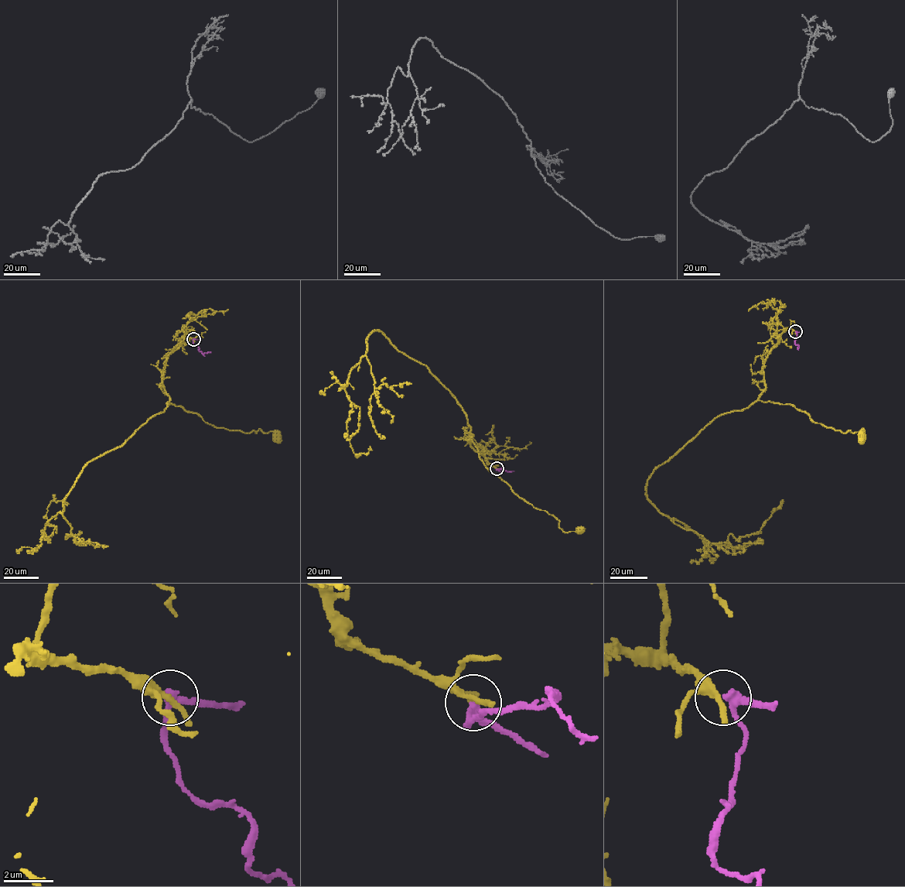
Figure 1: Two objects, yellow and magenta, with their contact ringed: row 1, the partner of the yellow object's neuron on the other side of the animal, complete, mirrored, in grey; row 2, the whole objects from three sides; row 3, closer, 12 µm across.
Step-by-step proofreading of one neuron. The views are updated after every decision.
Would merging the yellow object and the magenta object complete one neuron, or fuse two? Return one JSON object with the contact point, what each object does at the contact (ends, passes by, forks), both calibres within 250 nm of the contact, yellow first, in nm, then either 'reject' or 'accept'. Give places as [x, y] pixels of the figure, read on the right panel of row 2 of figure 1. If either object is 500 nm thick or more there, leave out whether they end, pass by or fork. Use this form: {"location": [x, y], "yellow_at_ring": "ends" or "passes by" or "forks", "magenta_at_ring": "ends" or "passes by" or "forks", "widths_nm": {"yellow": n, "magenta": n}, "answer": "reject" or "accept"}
{"location": [795, 331], "yellow_at_ring": "passes by", "magenta_at_ring": "passes by", "widths_nm": {"yellow": 240, "magenta": 260}, "answer": "reject"}

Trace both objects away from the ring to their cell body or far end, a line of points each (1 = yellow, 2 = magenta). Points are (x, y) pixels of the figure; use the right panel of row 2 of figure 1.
1: (795, 331), (787, 328), (768, 355), (759, 400), (792, 404), (814, 422), (842, 433), (863, 429), (862, 438)
2: (795, 331), (794, 341), (797, 346)

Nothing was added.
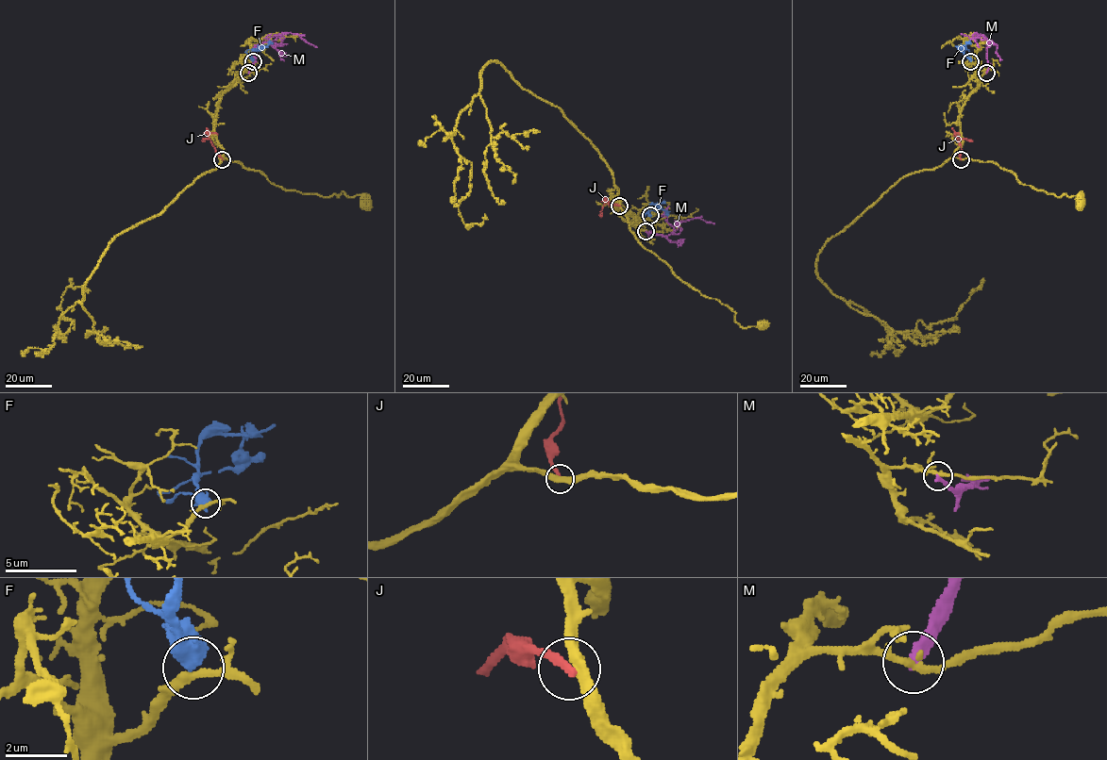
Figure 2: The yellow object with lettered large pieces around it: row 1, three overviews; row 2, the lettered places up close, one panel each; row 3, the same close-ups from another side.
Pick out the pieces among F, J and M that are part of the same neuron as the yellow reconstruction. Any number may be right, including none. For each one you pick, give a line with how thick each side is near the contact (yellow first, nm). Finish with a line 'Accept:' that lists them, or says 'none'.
Accept: none

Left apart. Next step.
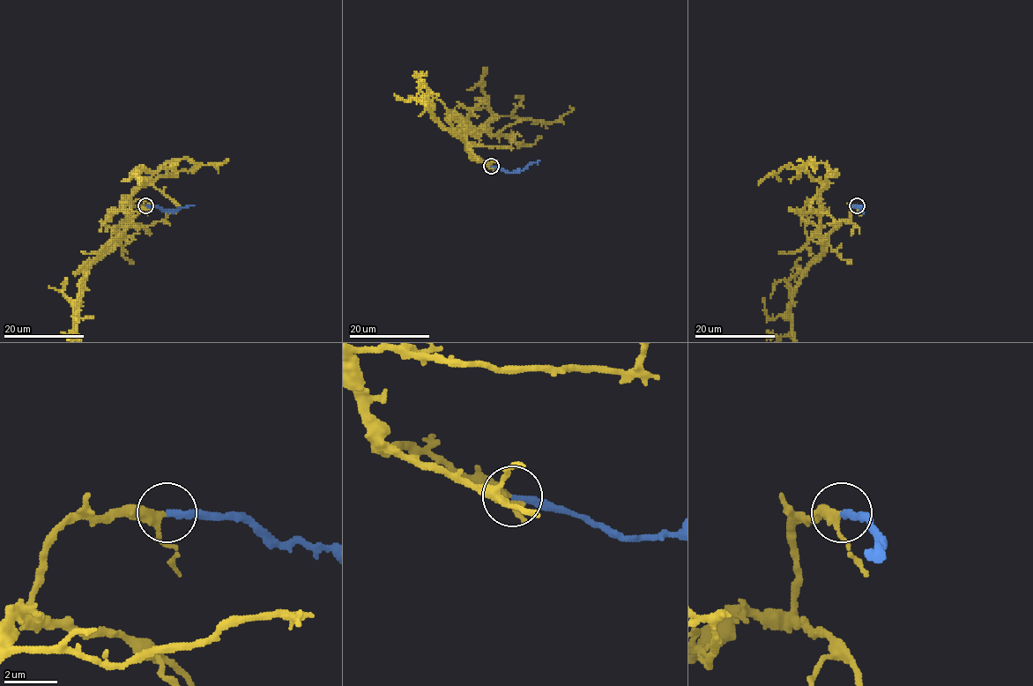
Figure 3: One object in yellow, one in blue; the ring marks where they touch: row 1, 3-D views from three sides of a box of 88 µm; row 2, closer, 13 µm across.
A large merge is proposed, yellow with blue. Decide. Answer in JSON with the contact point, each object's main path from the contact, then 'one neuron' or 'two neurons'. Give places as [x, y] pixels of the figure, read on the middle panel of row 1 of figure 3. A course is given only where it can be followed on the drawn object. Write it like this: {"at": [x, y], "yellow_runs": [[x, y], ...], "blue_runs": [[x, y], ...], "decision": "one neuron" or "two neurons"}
{"at": [491, 166], "blue_runs": [[492, 166], [508, 172], [520, 172], [538, 160]], "decision": "one neuron"}

